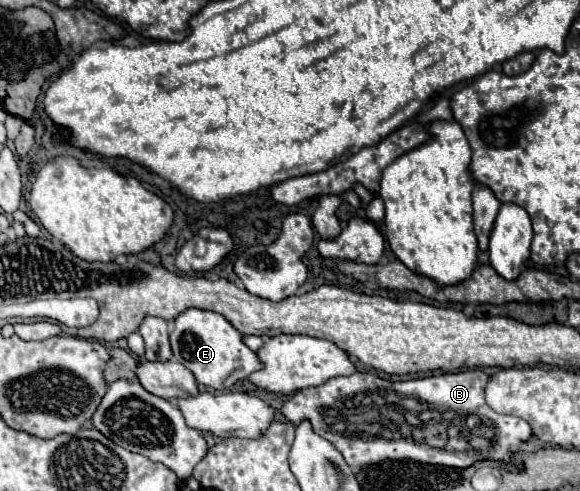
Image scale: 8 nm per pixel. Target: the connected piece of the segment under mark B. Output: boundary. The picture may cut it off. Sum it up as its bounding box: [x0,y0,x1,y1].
[280,369,532,469]

